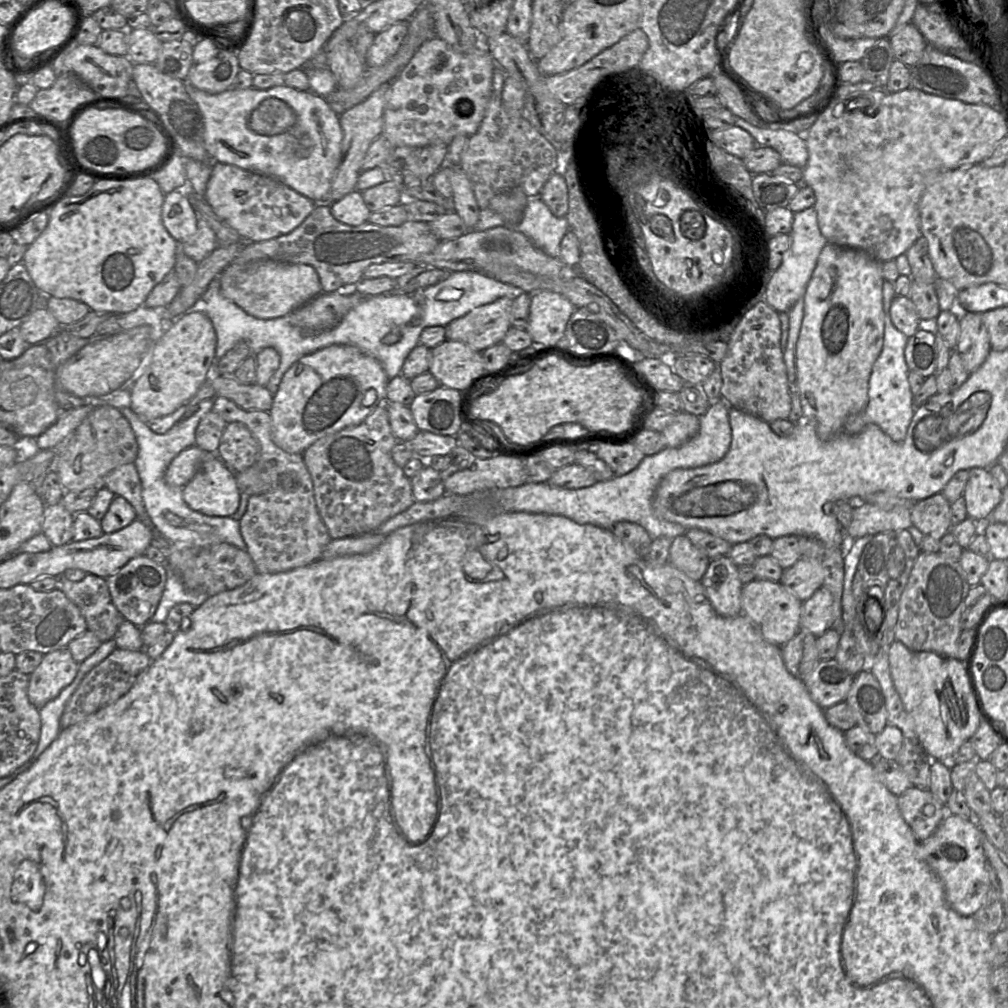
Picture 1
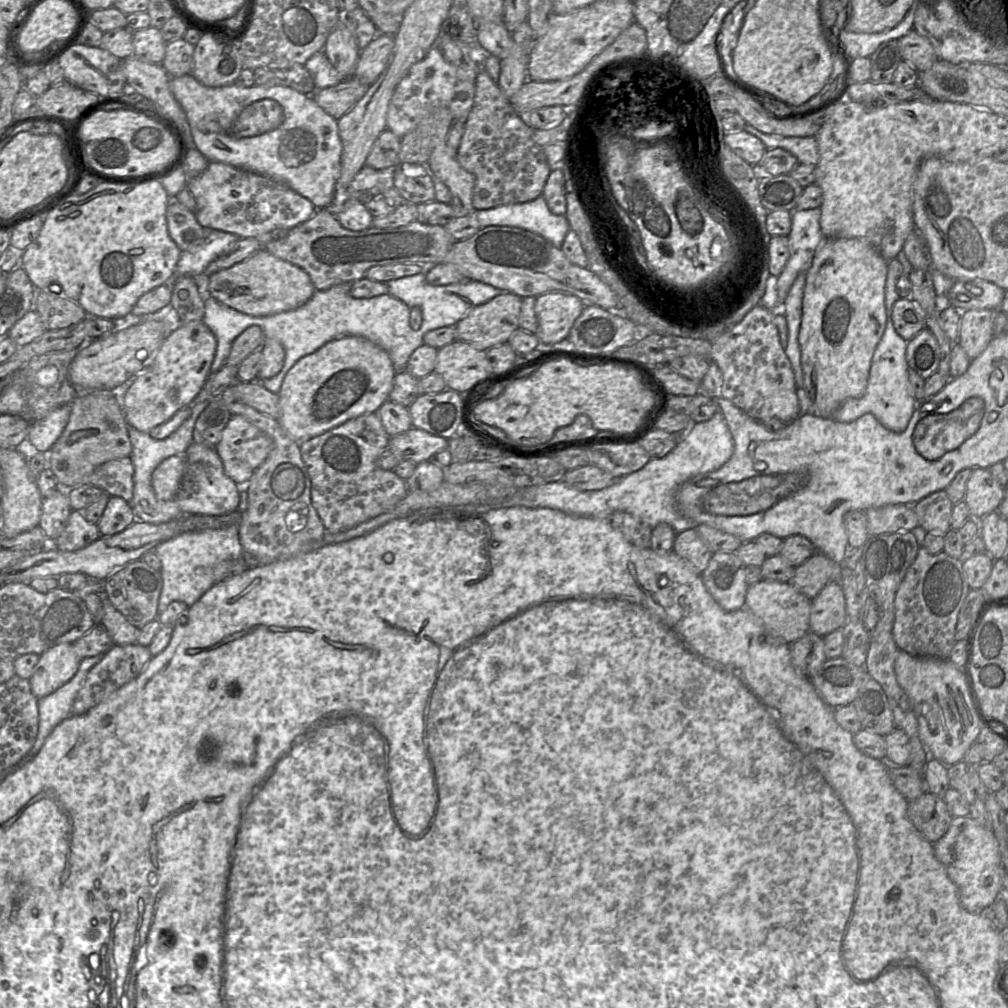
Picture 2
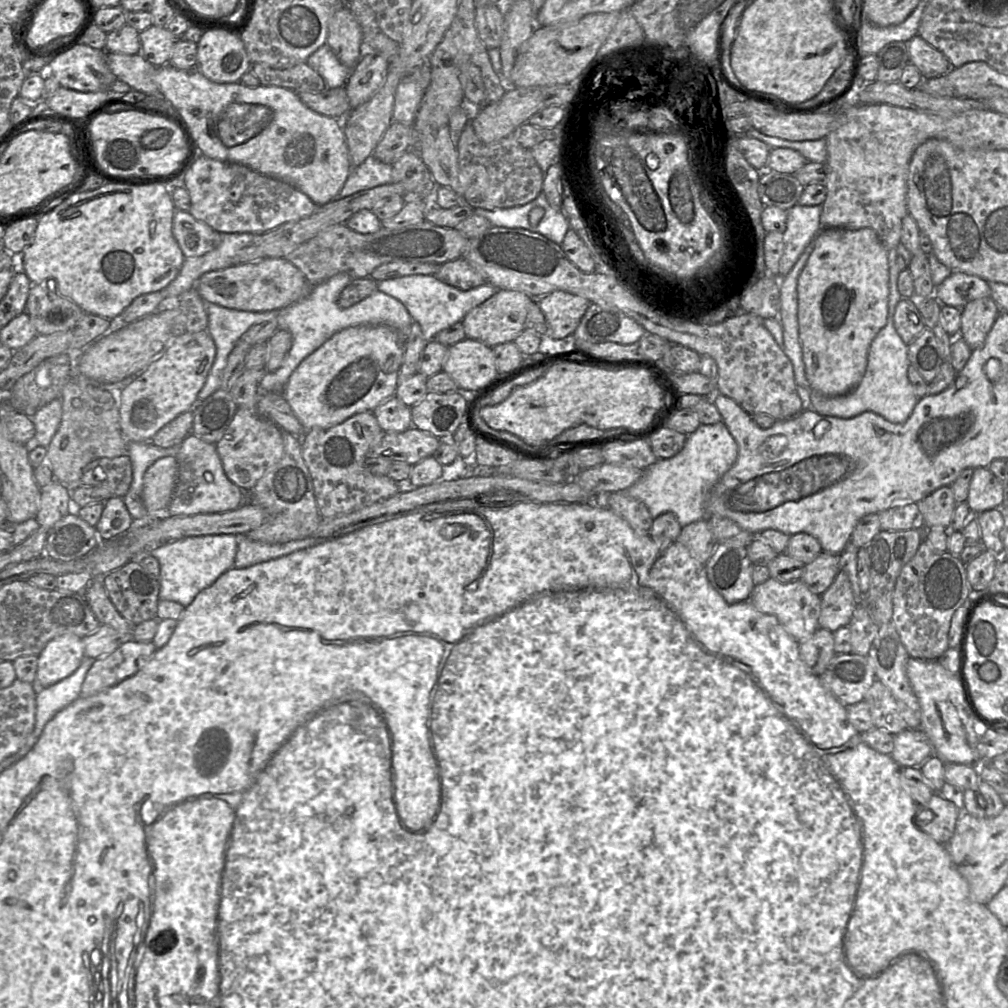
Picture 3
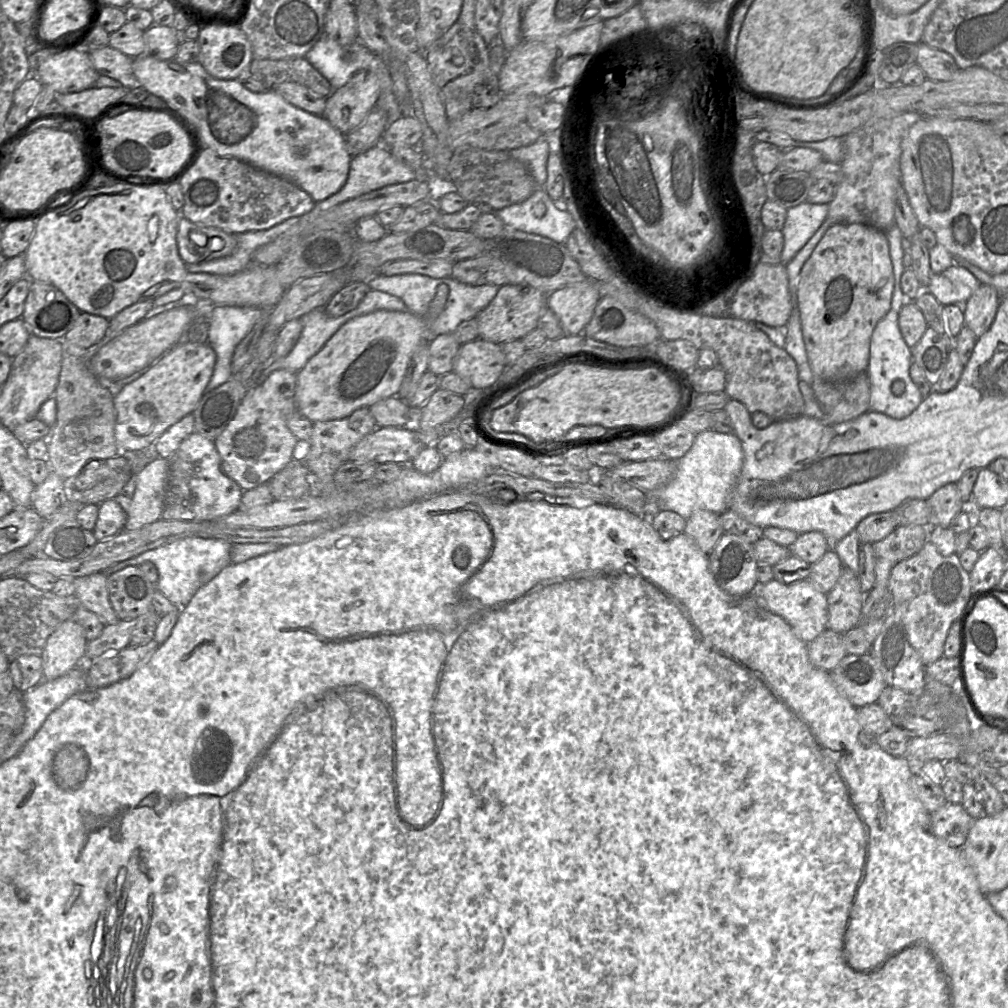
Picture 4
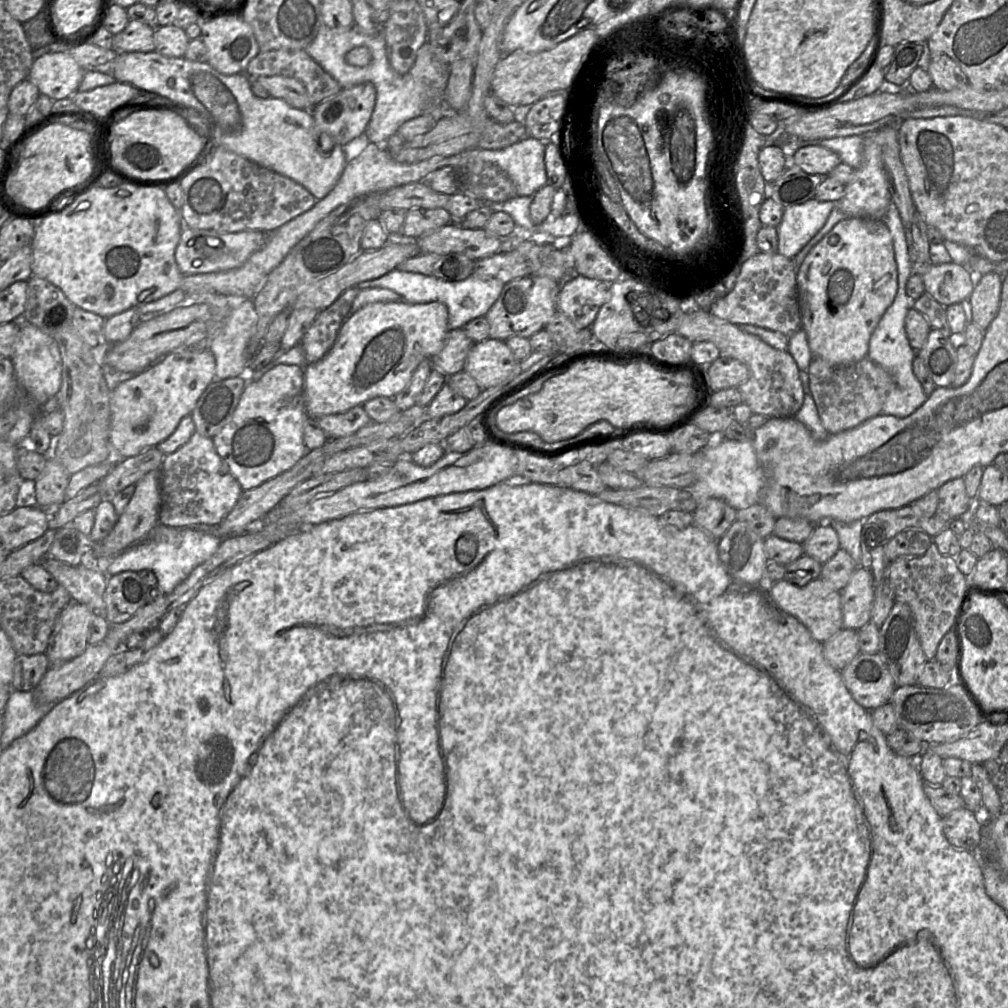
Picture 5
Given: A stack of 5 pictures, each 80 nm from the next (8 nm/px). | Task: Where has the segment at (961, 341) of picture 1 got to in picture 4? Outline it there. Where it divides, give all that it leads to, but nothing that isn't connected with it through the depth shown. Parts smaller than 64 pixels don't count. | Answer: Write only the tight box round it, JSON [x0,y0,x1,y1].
[964,284,1001,338]

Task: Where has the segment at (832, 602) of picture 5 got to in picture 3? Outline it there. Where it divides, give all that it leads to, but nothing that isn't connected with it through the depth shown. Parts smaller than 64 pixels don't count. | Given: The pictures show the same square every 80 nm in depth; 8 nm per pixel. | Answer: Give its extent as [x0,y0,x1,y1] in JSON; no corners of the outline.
[749,577,821,642]

